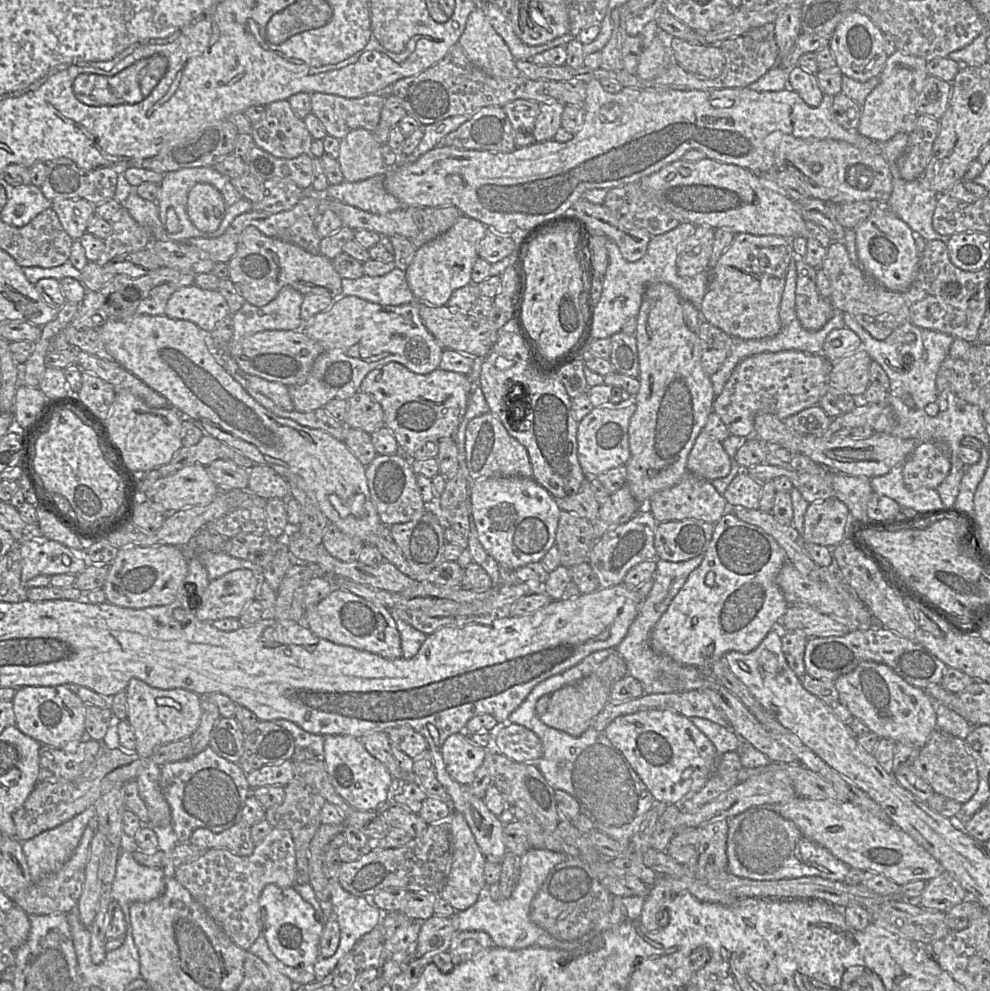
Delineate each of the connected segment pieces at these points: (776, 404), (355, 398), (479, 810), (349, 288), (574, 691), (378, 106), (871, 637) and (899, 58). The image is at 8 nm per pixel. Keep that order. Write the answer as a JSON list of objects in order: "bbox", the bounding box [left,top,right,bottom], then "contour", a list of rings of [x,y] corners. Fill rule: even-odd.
[{"bbox":[713,351,832,439],"contour":[[[801,351],[764,352],[742,360],[732,372],[723,391],[713,401],[716,413],[732,435],[746,439],[754,435],[754,420],[759,414],[772,414],[783,422],[789,416],[816,406],[830,387],[832,362],[824,355],[808,354]]]},{"bbox":[344,391,385,434],"contour":[[[358,391],[347,402],[344,423],[348,427],[360,429],[368,434],[385,427],[383,409],[369,394]]]},{"bbox":[427,737,506,864],"contour":[[[433,737],[428,738],[427,742],[431,747],[431,759],[435,767],[437,779],[451,797],[452,811],[463,814],[471,829],[471,832],[475,838],[477,845],[479,846],[481,852],[486,858],[486,861],[491,861],[500,864],[506,853],[506,847],[503,842],[504,824],[499,820],[499,818],[496,815],[492,814],[489,811],[489,809],[484,804],[483,800],[475,797],[470,793],[470,791],[468,790],[468,786],[458,783],[448,774],[445,768],[444,761],[441,761],[439,757],[437,745]]]},{"bbox":[342,268,416,306],"contour":[[[398,268],[384,276],[363,275],[358,279],[342,279],[342,295],[355,296],[363,300],[387,306],[398,306],[416,300],[409,289],[406,273]]]},{"bbox":[538,675,612,737],"contour":[[[595,675],[586,677],[549,694],[547,710],[538,717],[547,726],[563,731],[573,737],[579,737],[591,728],[593,720],[610,702],[611,687],[612,685],[604,683]]]},{"bbox":[311,93,385,140],"contour":[[[313,93],[311,113],[324,126],[328,135],[339,140],[355,129],[375,132],[380,121],[385,93],[373,93],[361,98]]]},{"bbox":[804,626,947,689],"contour":[[[867,626],[843,636],[809,637],[806,641],[804,663],[806,674],[834,682],[853,671],[861,662],[885,664],[910,685],[926,689],[940,684],[947,666],[916,641],[909,640],[884,626]]]},{"bbox":[857,51,928,143],"contour":[[[895,51],[888,56],[879,74],[879,83],[869,93],[862,106],[857,131],[878,143],[885,143],[898,133],[910,134],[919,115],[916,100],[928,77],[923,58]]]}]

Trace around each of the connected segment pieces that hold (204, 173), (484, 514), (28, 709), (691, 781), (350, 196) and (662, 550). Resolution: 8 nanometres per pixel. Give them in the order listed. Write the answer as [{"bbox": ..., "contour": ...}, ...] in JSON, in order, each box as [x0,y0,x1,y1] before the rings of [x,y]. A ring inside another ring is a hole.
[{"bbox":[156,166,253,242],"contour":[[[212,166],[182,168],[176,171],[164,173],[163,179],[159,186],[160,189],[156,204],[158,207],[159,219],[164,230],[164,238],[174,242],[181,242],[196,237],[219,237],[225,232],[231,222],[238,215],[249,212],[253,209],[253,204],[249,200],[242,198],[240,193],[231,183],[231,180],[218,172]],[[200,182],[208,183],[214,186],[222,194],[226,205],[225,215],[219,227],[211,233],[205,233],[197,229],[190,221],[186,211],[188,193],[195,184]]]},{"bbox":[470,477,560,570],"contour":[[[490,477],[470,483],[470,517],[479,542],[498,564],[512,570],[541,562],[555,545],[560,507],[532,478]]]},{"bbox":[12,686,85,748],"contour":[[[27,686],[18,688],[12,699],[15,726],[41,745],[63,748],[69,742],[81,741],[85,734],[84,702],[64,686]]]},{"bbox":[603,709,719,804],"contour":[[[649,709],[615,718],[603,731],[624,755],[655,801],[674,804],[699,791],[715,770],[719,754],[689,718],[671,710]]]},{"bbox":[326,173,403,215],"contour":[[[386,173],[358,182],[344,181],[329,185],[326,189],[328,198],[359,208],[363,211],[385,215],[403,206],[396,197],[384,188]]]},{"bbox":[654,519,714,562],"contour":[[[696,519],[657,523],[654,547],[658,559],[683,562],[703,555],[711,541],[714,524]]]}]

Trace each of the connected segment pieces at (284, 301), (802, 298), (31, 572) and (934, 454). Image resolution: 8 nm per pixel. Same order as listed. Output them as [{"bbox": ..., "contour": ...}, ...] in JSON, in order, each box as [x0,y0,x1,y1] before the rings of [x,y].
[{"bbox":[231,286,304,341],"contour":[[[291,286],[283,287],[268,304],[257,307],[245,302],[232,315],[231,341],[266,330],[301,330],[304,324],[300,316],[304,295]]]},{"bbox":[795,255,836,331],"contour":[[[795,255],[796,299],[795,309],[802,326],[809,331],[819,331],[834,316],[836,310],[829,298],[823,297],[816,287],[816,270],[804,258]]]},{"bbox":[17,537,88,582],"contour":[[[46,537],[17,544],[22,557],[23,582],[38,575],[78,575],[88,566],[70,548]]]},{"bbox":[903,442,951,491],"contour":[[[920,442],[904,461],[903,479],[910,491],[937,489],[951,470],[951,461],[933,442]]]}]

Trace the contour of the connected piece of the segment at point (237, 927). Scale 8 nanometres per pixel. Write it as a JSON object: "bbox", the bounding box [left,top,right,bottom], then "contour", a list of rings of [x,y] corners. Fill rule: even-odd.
{"bbox":[172,827,296,951],"contour":[[[273,827],[267,836],[255,845],[250,856],[238,856],[225,849],[206,850],[199,858],[177,867],[172,877],[189,891],[237,946],[247,951],[263,932],[263,913],[259,898],[264,887],[274,884],[289,888],[296,884],[296,852],[292,835],[286,829]]]}

